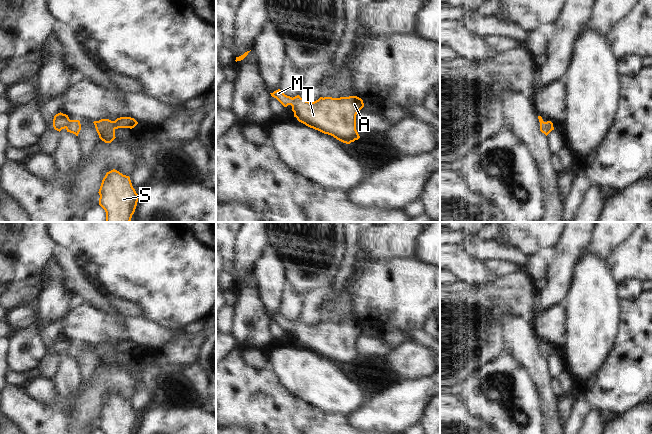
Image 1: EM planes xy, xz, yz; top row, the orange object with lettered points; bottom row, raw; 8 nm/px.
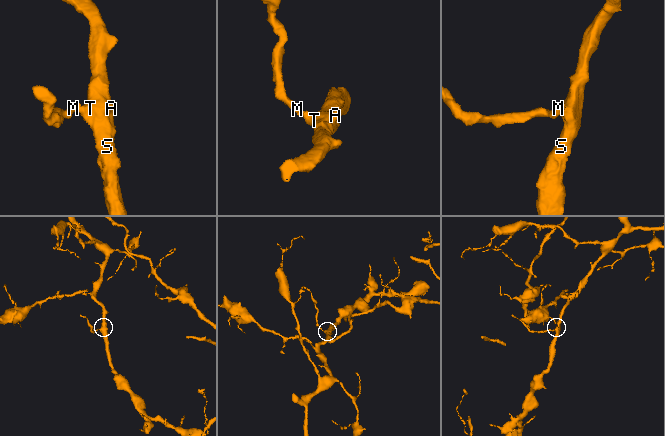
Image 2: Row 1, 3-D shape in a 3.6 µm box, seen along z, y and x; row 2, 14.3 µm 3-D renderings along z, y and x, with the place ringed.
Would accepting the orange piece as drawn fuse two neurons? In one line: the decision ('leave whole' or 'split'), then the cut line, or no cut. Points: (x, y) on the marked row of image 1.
leave whole | no cut

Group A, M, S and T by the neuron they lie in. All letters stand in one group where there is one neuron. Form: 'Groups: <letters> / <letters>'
Groups: A M S T

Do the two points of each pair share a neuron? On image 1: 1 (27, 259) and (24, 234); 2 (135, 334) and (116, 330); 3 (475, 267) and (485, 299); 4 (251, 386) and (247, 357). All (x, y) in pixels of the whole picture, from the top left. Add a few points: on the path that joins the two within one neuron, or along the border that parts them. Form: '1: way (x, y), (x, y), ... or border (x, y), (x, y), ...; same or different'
1: way (27, 253), (27, 240); same
2: border (116, 315), (122, 320), (125, 340); different
3: border (495, 278), (479, 283), (460, 281); different
4: border (240, 354), (241, 359), (248, 365), (266, 366); different

